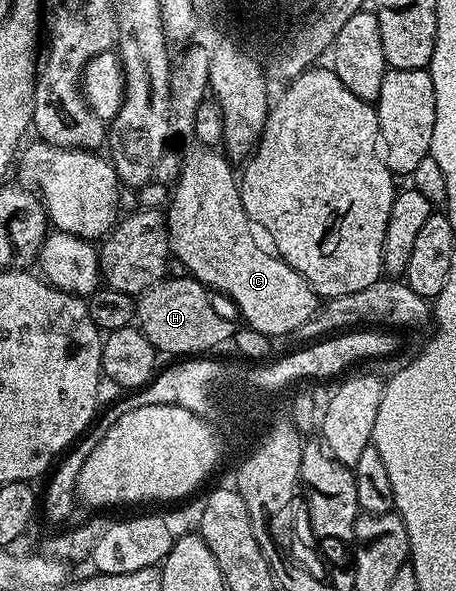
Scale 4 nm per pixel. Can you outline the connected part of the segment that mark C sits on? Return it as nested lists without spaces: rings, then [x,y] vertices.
[[[199,145],[196,148],[196,151],[188,153],[187,160],[183,163],[183,172],[175,183],[171,204],[165,207],[170,254],[174,258],[176,255],[191,270],[188,272],[204,287],[212,292],[220,291],[221,294],[228,295],[235,302],[236,309],[243,314],[245,321],[243,323],[252,332],[260,331],[263,335],[287,335],[290,331],[298,332],[300,327],[318,314],[321,308],[321,296],[307,284],[301,273],[297,273],[270,250],[267,252],[255,240],[256,232],[241,205],[239,180],[236,172],[231,172],[232,164],[228,156],[223,153],[218,155],[215,149],[207,145]]]

